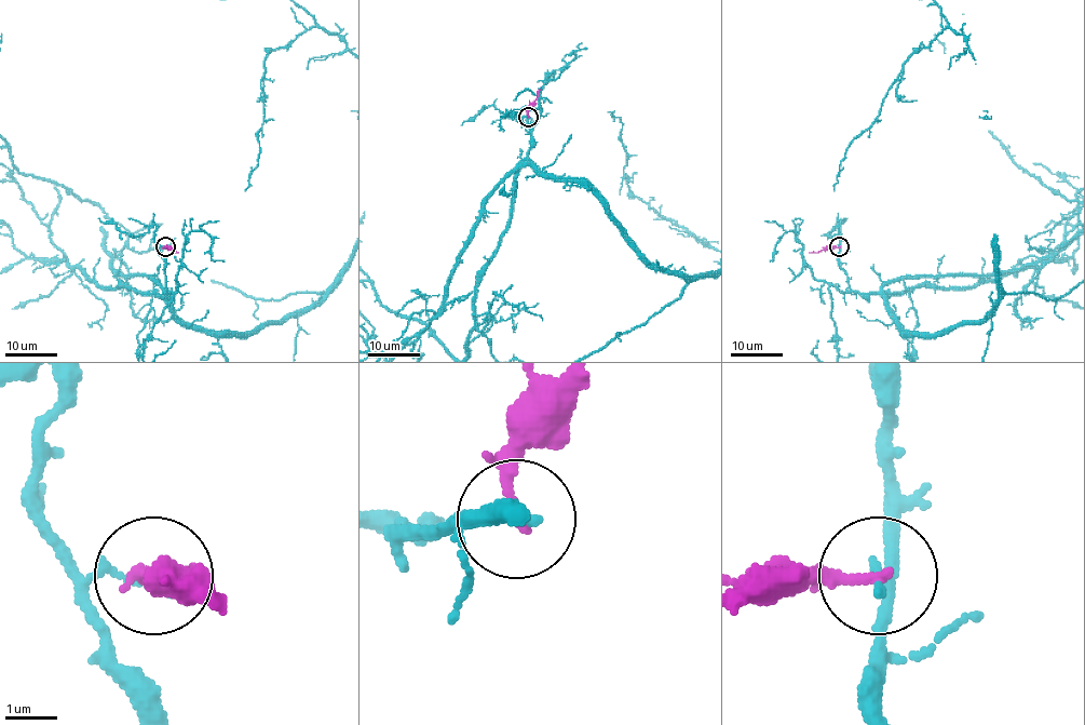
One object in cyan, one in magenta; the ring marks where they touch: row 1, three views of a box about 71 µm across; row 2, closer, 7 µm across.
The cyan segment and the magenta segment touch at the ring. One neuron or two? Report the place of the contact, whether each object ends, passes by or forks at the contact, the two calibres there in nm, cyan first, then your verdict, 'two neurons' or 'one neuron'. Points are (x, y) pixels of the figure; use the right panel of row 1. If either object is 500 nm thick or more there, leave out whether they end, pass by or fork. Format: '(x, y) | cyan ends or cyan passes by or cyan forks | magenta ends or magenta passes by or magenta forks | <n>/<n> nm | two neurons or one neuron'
(839, 246) | cyan ends | magenta ends | 130/200 nm | two neurons

